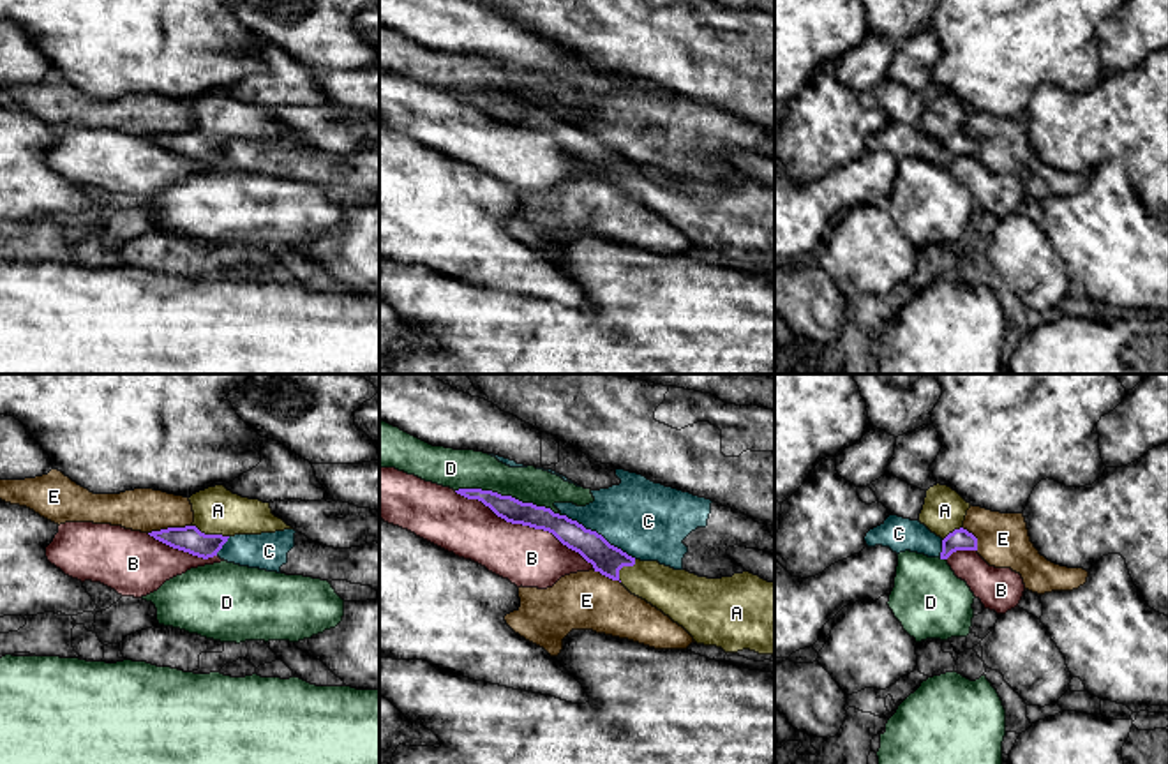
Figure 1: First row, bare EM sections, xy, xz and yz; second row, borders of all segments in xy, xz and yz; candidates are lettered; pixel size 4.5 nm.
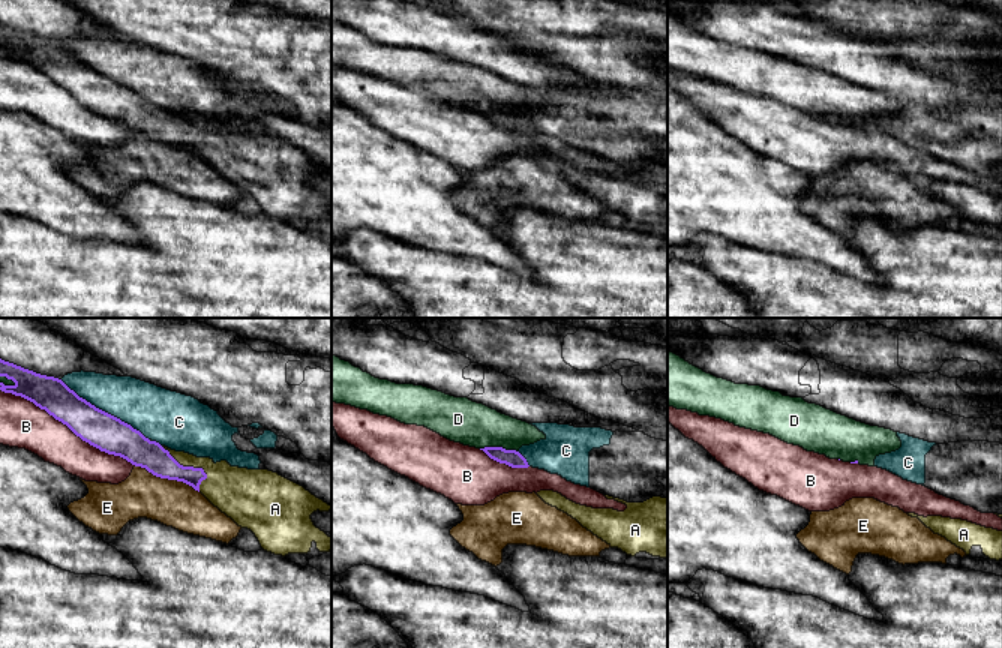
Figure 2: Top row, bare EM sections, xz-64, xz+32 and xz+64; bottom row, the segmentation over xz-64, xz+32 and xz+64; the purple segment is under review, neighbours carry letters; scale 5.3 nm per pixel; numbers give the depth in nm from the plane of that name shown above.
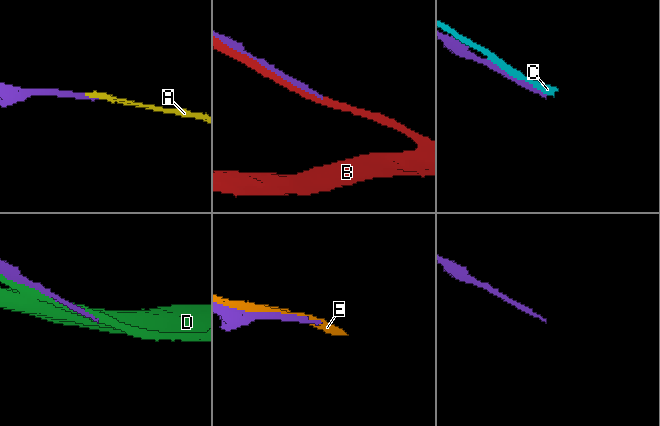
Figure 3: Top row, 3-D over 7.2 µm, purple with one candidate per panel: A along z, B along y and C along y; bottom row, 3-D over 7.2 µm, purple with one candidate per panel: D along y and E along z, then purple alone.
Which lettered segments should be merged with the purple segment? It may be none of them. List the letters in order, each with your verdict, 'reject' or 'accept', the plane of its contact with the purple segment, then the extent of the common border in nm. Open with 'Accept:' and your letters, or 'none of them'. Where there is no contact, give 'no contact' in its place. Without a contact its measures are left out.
Accept: A
A: accept; contact in xy; length 180 nm
B: reject; contact in xz; length 750 nm
C: reject; contact in xz; length 400 nm
D: reject; contact in xz; length 500 nm
E: reject; contact in xy; length 200 nm

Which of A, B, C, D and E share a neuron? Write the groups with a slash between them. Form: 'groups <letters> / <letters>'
groups A / B / C / D / E

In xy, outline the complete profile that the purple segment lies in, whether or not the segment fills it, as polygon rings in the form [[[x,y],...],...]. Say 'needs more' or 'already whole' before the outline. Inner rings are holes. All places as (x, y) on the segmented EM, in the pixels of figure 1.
needs more; [[[224,485],[208,487],[189,498],[194,522],[148,533],[155,540],[208,559],[217,556],[229,536],[293,529],[272,513],[270,503],[242,498]]]

